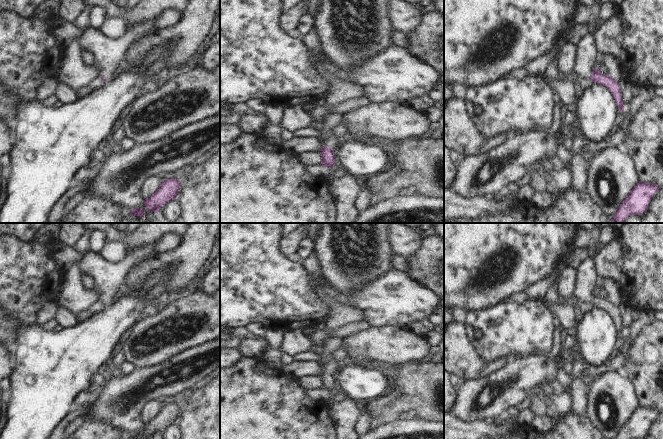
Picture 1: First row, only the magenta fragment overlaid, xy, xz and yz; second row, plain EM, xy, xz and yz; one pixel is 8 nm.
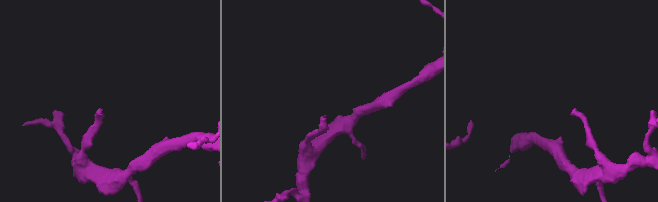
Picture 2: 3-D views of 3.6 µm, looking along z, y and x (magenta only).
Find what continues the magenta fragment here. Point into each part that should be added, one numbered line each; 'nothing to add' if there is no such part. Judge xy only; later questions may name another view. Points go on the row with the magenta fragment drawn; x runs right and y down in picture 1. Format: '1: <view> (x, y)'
1: xy (107, 52)

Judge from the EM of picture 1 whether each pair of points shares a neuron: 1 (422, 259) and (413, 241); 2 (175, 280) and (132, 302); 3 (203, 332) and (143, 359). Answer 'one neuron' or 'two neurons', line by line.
1: two neurons
2: two neurons
3: one neuron

